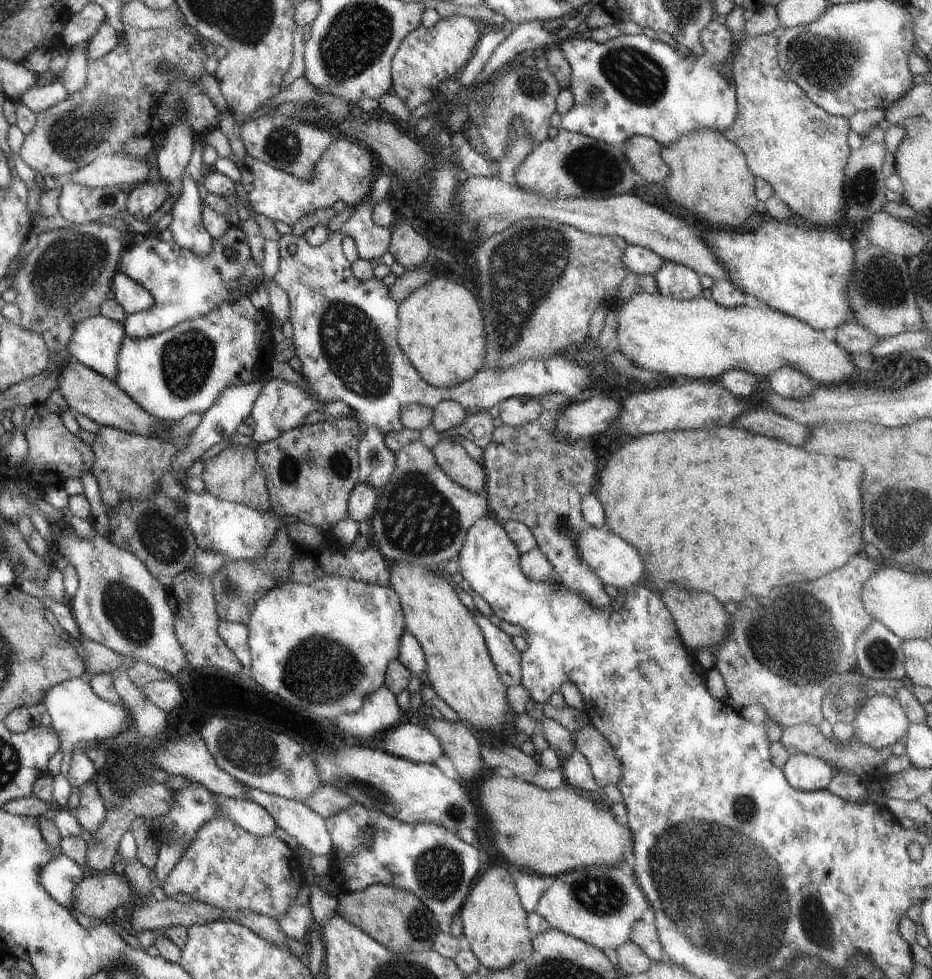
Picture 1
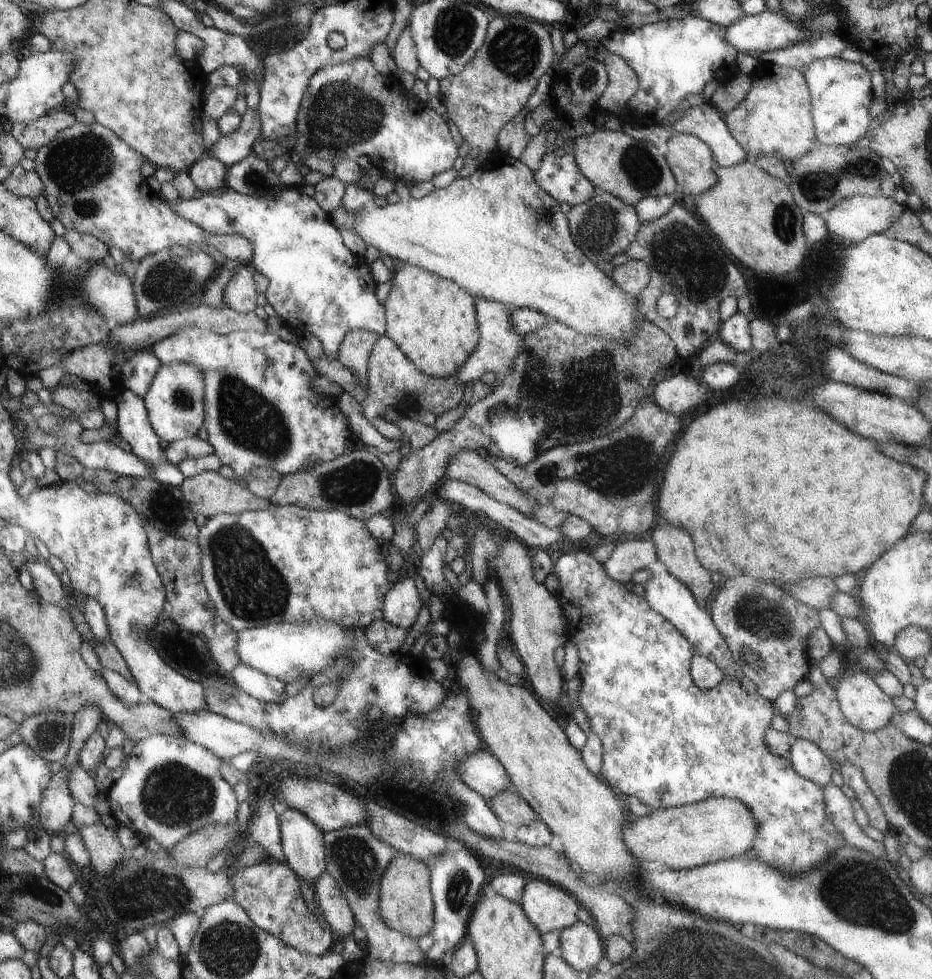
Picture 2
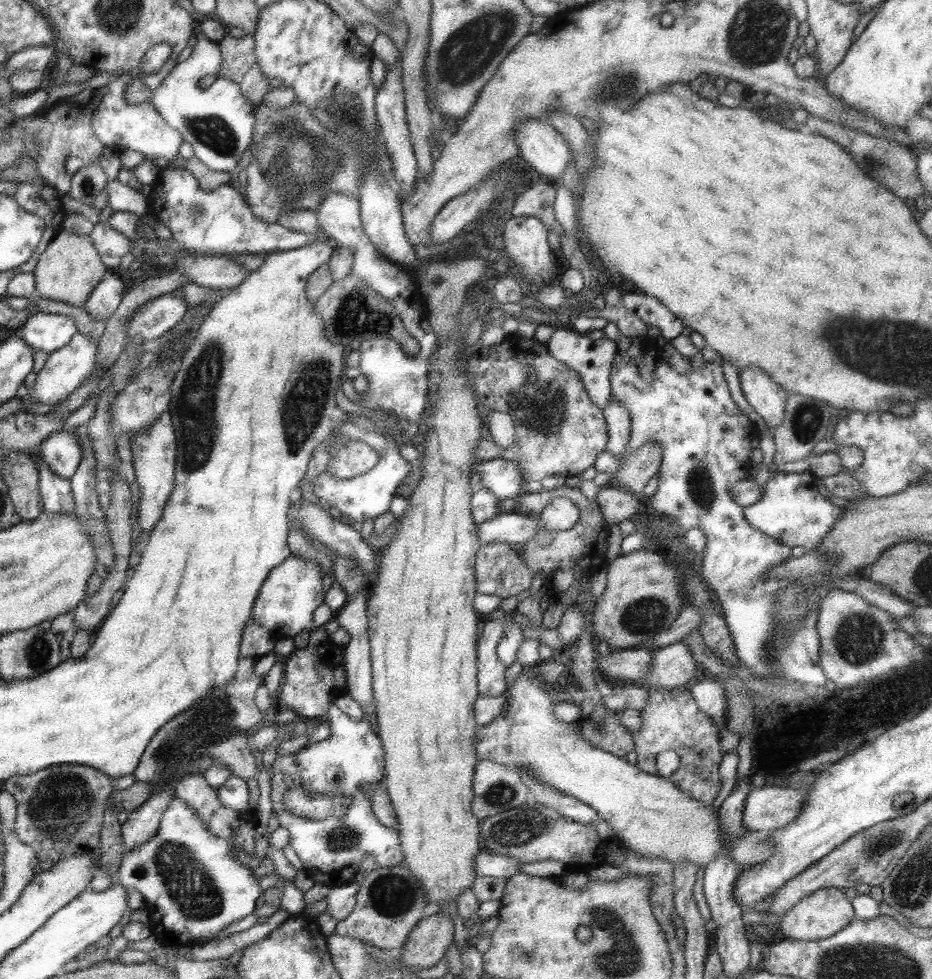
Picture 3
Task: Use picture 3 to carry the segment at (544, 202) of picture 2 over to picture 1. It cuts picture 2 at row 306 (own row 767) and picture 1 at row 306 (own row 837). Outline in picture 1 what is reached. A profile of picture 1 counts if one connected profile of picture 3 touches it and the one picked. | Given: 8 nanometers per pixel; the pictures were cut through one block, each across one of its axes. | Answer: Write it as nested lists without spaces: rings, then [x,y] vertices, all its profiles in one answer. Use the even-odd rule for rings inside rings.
[[[633,294],[627,300],[613,302],[615,314],[615,334],[617,334],[617,352],[635,368],[645,372],[661,374],[673,380],[717,380],[723,372],[741,368],[751,372],[753,376],[767,376],[769,372],[777,370],[783,364],[803,372],[815,384],[827,382],[841,382],[849,378],[853,370],[857,370],[849,354],[843,352],[833,342],[825,340],[823,332],[811,330],[807,324],[795,320],[793,316],[785,316],[771,308],[753,308],[753,306],[739,306],[739,308],[721,308],[703,296],[691,300],[675,300],[671,296],[653,294]]]

